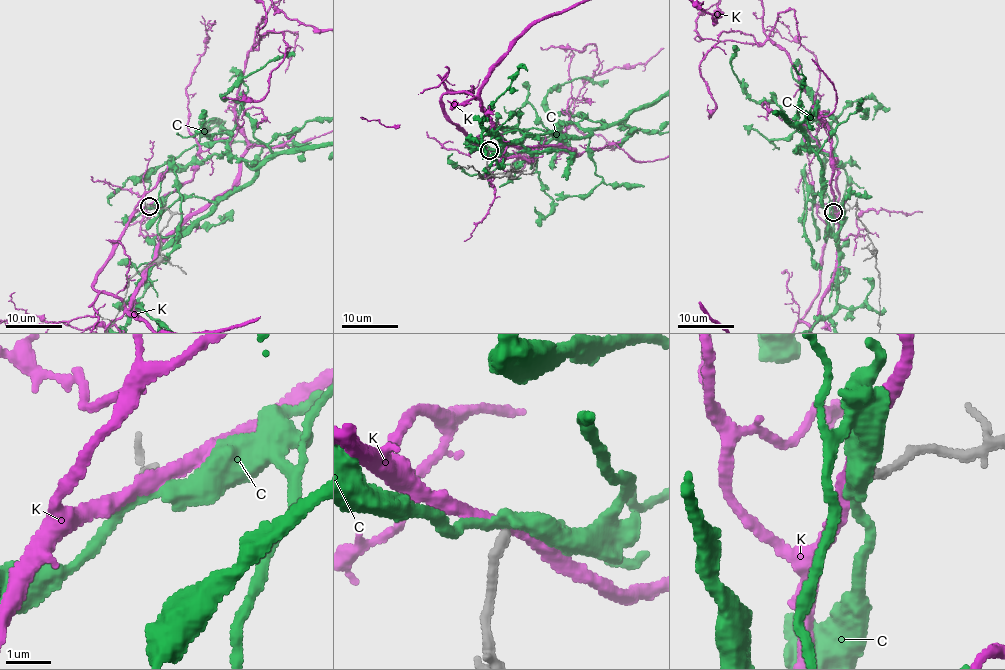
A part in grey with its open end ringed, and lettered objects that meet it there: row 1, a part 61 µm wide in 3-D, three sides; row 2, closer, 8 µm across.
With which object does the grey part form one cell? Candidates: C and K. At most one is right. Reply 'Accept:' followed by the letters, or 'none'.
Accept: none

